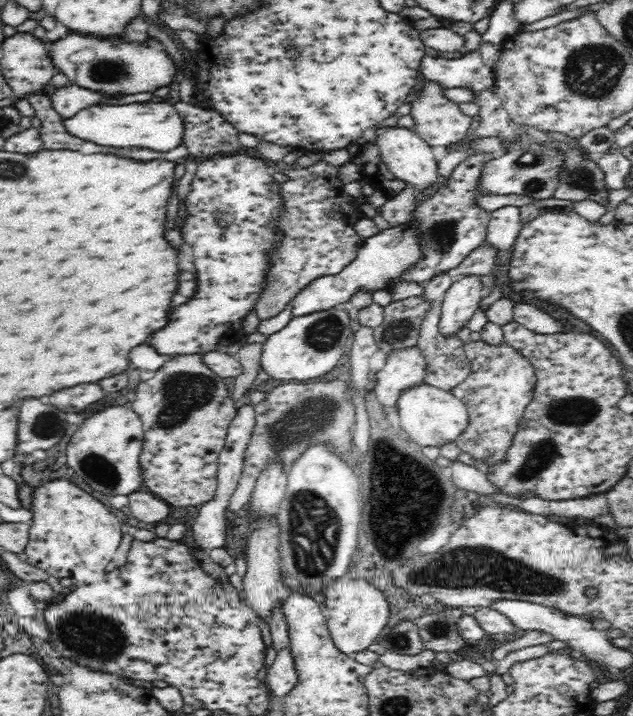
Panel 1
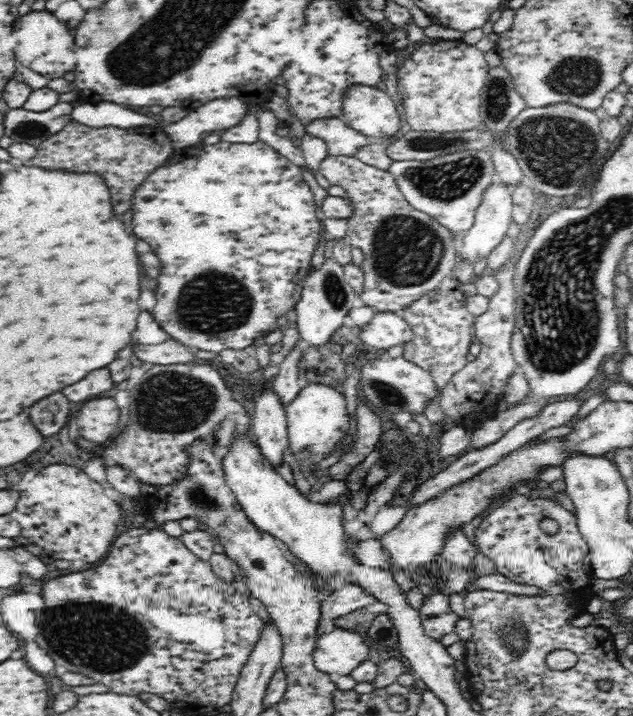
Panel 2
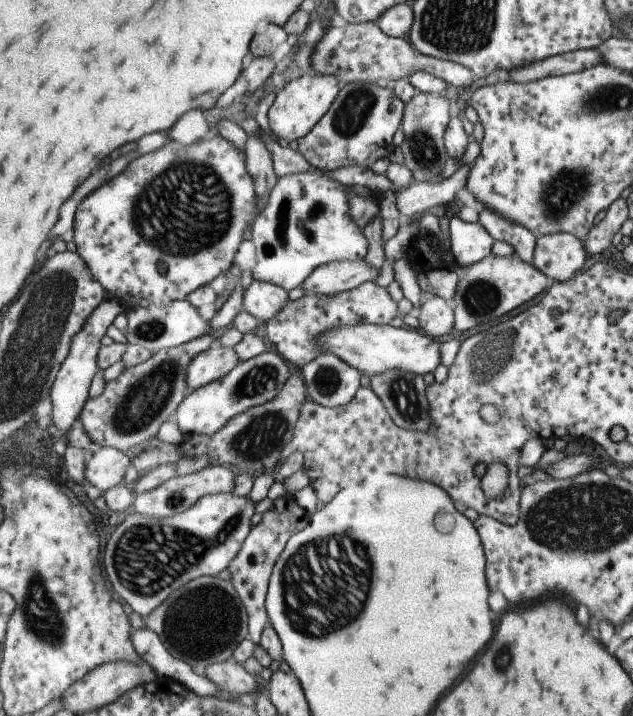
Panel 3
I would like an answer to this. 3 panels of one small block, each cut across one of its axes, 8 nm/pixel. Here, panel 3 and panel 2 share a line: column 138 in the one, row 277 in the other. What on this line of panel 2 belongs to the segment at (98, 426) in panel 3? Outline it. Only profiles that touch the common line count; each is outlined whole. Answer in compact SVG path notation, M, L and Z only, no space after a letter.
M329 153L322 160L319 172L332 186L341 186L346 190L353 207L346 235L350 238L350 244L360 248L364 255L361 265L364 286L358 296L366 306L371 306L378 311L399 312L431 290L436 289L444 281L444 278L453 279L453 261L459 250L458 241L454 241L452 233L440 225L435 218L415 210L406 202L389 171L379 170L356 158L332 156Z

